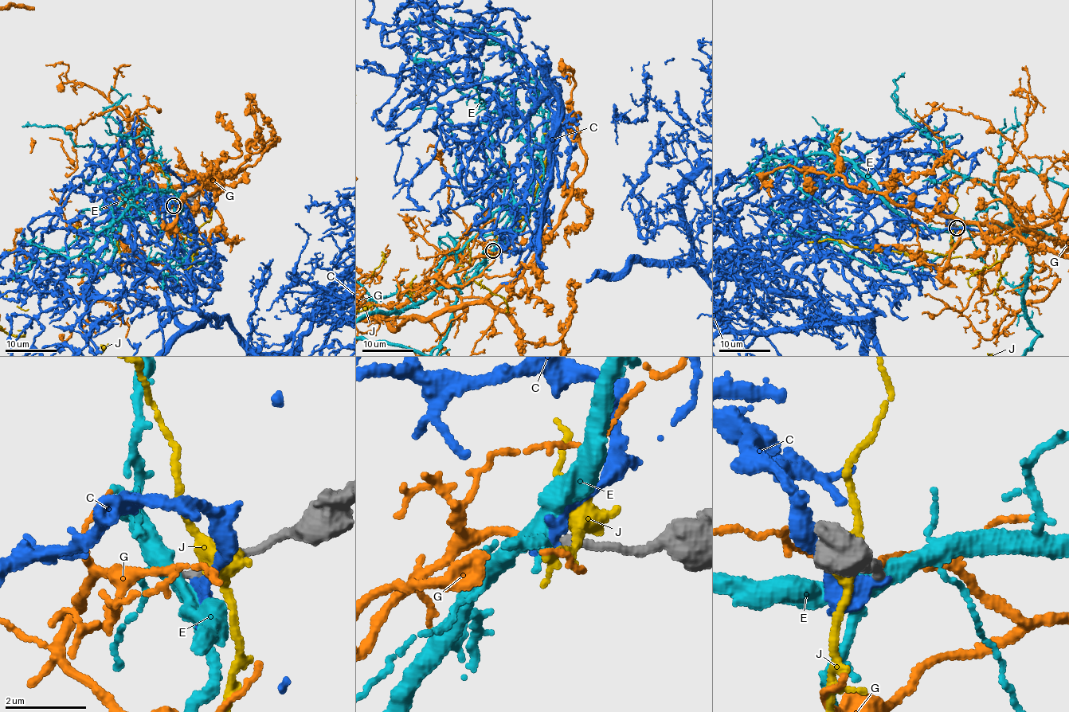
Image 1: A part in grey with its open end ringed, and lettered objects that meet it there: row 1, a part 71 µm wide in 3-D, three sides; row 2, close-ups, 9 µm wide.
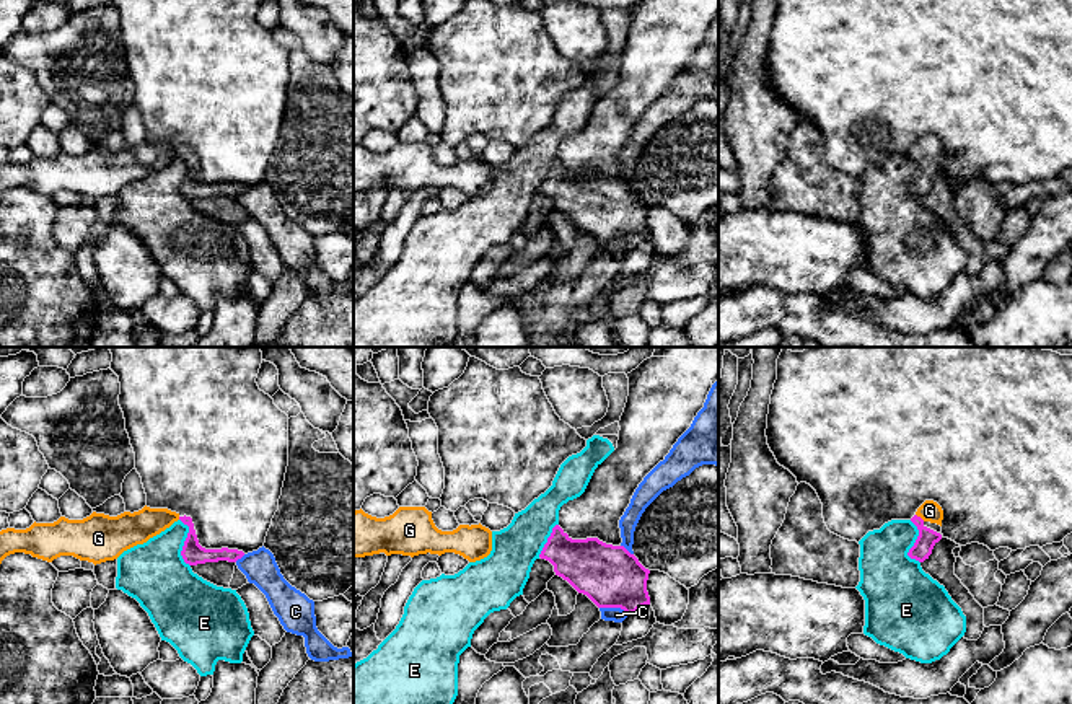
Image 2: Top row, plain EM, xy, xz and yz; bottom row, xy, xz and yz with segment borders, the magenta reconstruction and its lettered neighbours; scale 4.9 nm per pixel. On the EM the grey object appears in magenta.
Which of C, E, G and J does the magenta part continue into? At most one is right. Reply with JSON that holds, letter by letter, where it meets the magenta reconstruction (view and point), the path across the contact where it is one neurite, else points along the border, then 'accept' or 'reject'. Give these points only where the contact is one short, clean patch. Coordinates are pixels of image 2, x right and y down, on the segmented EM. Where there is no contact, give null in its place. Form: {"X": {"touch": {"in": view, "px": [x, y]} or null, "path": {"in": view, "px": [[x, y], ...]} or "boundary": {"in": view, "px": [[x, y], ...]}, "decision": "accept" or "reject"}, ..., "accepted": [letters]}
{"C": {"touch": {"in": "xz", "px": [615, 607]}, "boundary": {"in": "xz", "px": [[600, 607], [619, 607], [628, 613]]}, "decision": "reject"}, "E": {"touch": {"in": "xy", "px": [184, 543]}, "boundary": {"in": "xy", "px": [[180, 519], [188, 527], [181, 558], [189, 566]]}, "decision": "reject"}, "G": {"touch": {"in": "yz", "px": [919, 517]}, "path": {"in": "yz", "px": [[922, 548], [919, 517], [929, 510]]}, "decision": "accept"}, "J": {"touch": null, "decision": "reject"}, "accepted": ["G"]}

